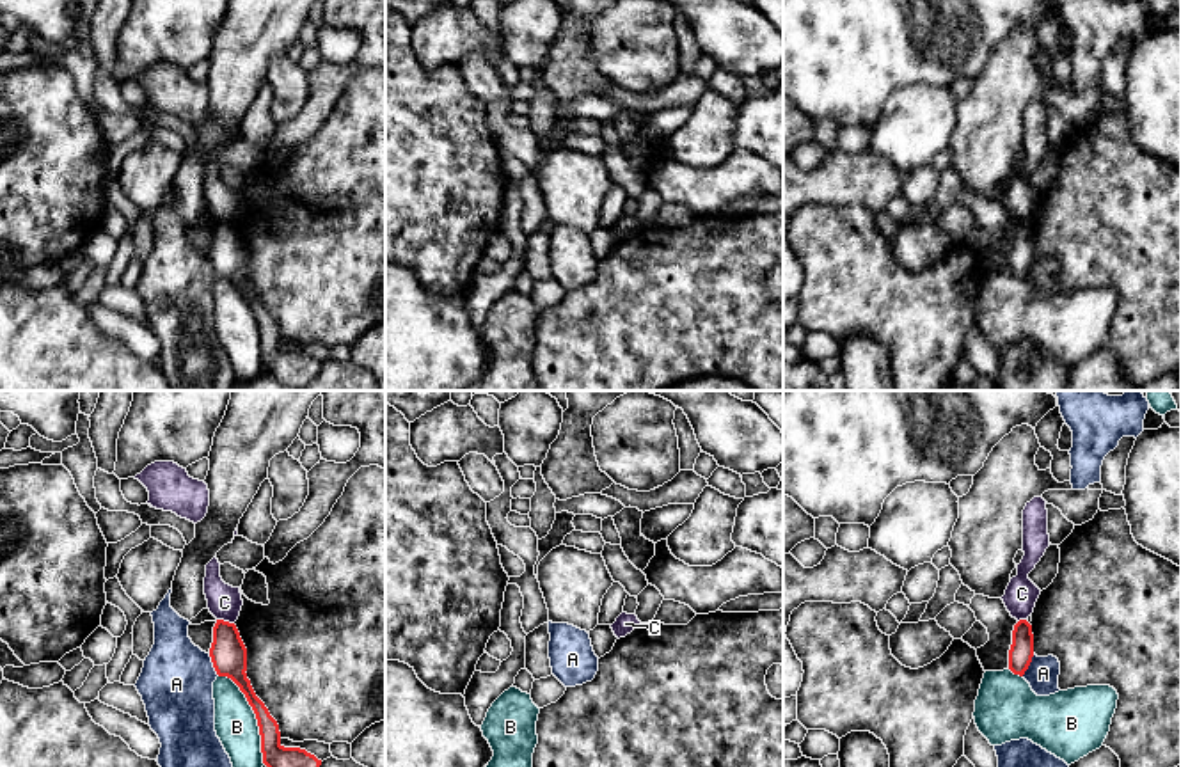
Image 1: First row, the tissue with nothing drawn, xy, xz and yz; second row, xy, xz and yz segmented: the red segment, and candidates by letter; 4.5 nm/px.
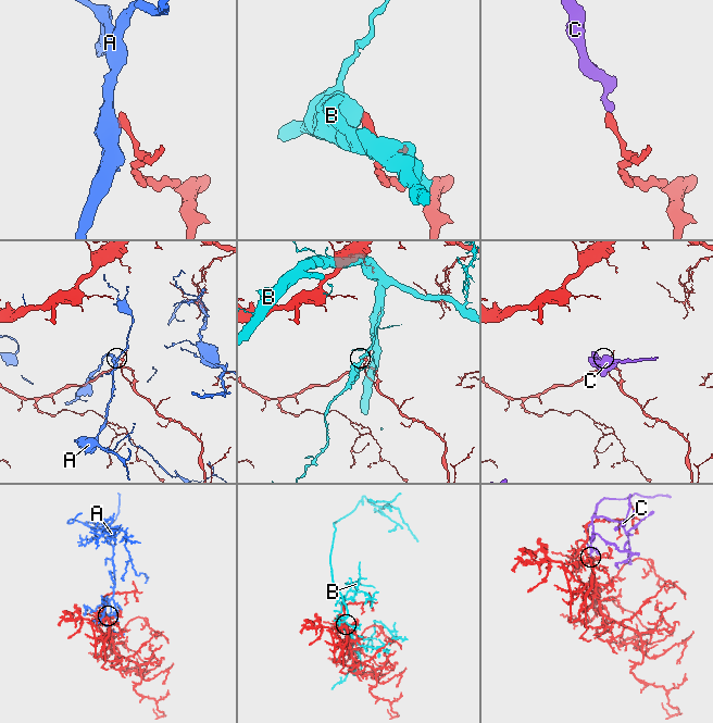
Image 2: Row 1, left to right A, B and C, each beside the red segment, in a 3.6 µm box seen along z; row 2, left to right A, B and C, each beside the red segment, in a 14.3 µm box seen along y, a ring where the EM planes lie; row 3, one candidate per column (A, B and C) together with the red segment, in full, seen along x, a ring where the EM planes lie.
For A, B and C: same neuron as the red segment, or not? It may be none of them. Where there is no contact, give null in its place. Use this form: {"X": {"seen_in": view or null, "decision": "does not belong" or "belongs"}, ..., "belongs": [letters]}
{"A": {"seen_in": "xy", "decision": "does not belong"}, "B": {"seen_in": "xy", "decision": "does not belong"}, "C": {"seen_in": "xy", "decision": "does not belong"}, "belongs": []}

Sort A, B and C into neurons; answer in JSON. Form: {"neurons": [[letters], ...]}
{"neurons": [["A"], ["B"], ["C"]]}

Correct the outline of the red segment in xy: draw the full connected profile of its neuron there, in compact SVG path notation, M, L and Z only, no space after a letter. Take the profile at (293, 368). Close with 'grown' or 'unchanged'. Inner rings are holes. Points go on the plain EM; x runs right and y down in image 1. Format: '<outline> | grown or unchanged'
M217 222L210 259L217 277L231 281L252 309L261 337L263 366L284 385L304 391L320 373L321 362L305 352L284 350L281 346L277 323L256 298L247 281L247 250L234 225Z | unchanged

